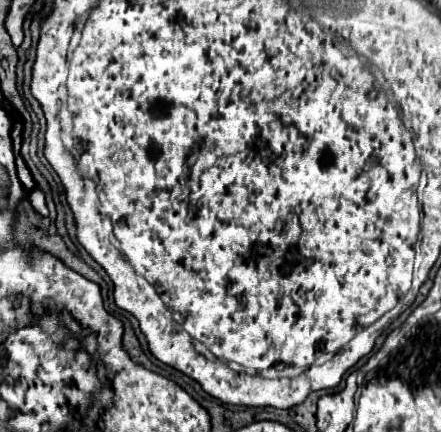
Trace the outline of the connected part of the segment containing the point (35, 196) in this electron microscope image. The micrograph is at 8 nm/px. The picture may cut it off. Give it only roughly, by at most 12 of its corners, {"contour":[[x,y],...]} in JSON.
{"contour":[[34,190],[28,196],[28,201],[42,216],[48,216],[45,194]]}

